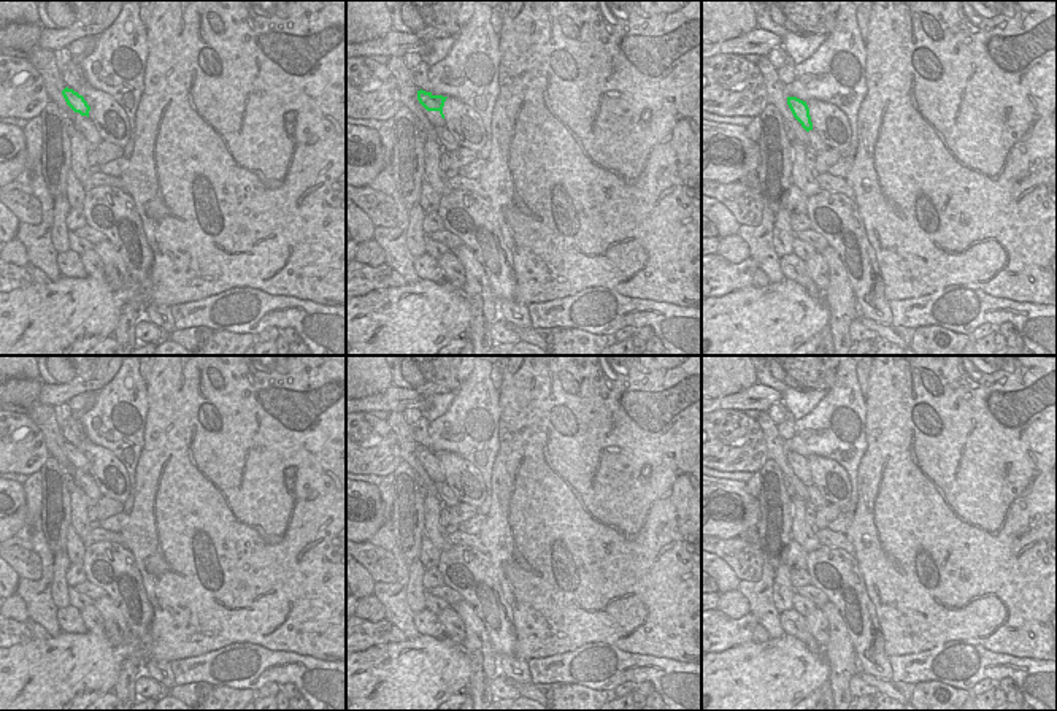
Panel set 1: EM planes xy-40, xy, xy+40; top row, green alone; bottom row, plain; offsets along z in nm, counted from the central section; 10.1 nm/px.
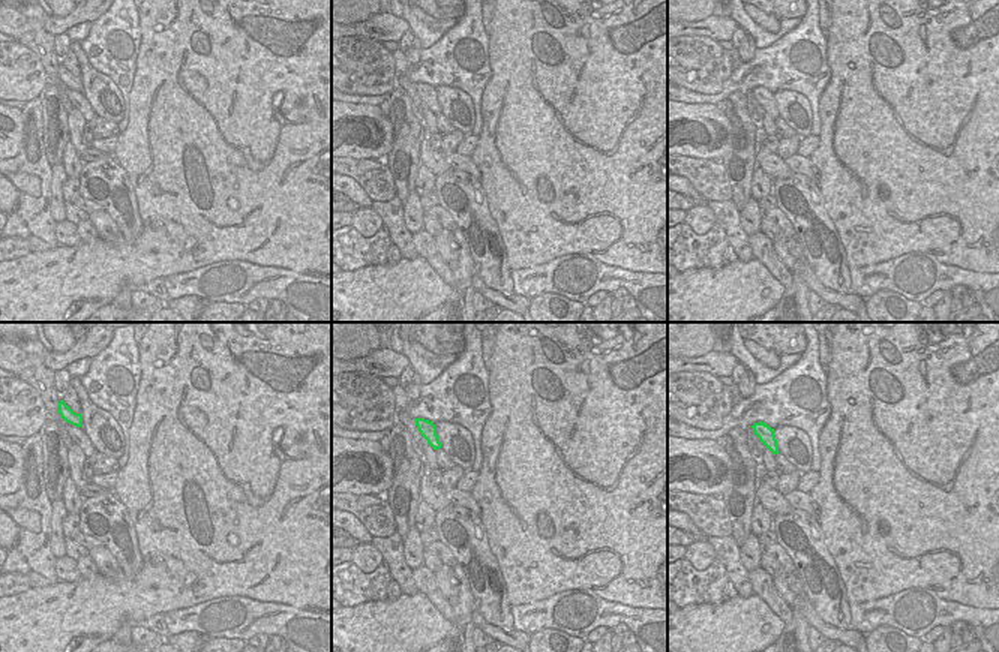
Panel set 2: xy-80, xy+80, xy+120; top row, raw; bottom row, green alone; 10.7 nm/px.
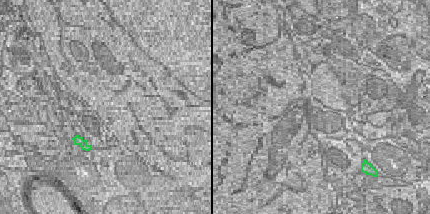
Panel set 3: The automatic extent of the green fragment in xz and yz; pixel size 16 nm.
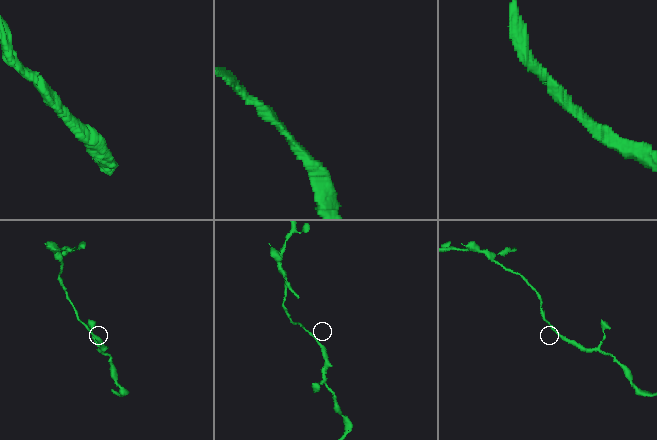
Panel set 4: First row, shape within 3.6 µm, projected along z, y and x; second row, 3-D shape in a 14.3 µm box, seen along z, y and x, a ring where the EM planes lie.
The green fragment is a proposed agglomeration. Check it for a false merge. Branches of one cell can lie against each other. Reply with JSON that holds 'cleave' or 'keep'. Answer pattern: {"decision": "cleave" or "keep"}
{"decision": "keep"}

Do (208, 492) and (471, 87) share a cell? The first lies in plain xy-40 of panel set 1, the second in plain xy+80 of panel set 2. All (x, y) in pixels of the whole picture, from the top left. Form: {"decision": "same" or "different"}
{"decision": "different"}

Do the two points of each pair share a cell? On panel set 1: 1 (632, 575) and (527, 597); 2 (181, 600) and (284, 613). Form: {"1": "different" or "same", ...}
{"1": "same", "2": "same"}

